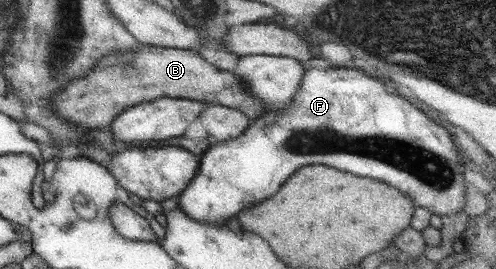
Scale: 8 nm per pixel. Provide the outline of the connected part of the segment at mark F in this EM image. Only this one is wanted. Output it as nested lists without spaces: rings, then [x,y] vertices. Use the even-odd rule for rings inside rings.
[[[329,65],[323,69],[313,67],[303,72],[301,84],[287,107],[263,112],[259,118],[251,120],[241,135],[227,138],[203,151],[197,173],[176,197],[177,208],[188,219],[223,224],[231,215],[271,197],[297,169],[319,164],[359,177],[373,177],[409,196],[416,206],[438,216],[449,215],[462,211],[465,203],[466,186],[458,151],[441,125],[433,123],[419,111],[419,107],[405,101],[399,93],[387,93],[386,87],[377,79],[355,69]]]

